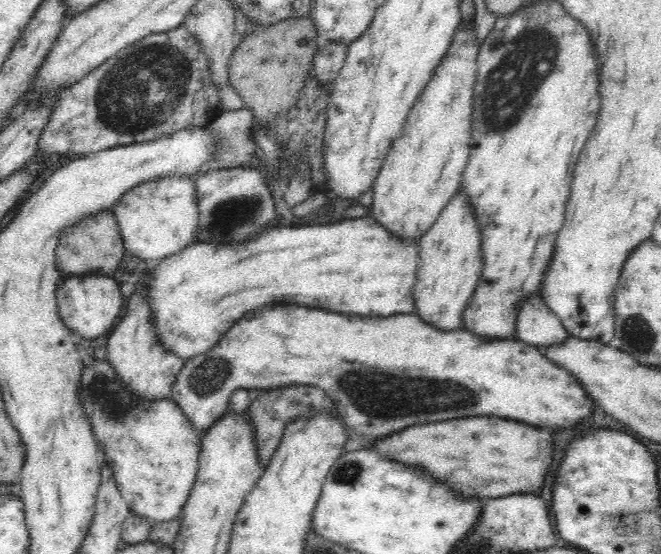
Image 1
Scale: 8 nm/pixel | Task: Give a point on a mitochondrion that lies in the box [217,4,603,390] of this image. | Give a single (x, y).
(522, 64)

